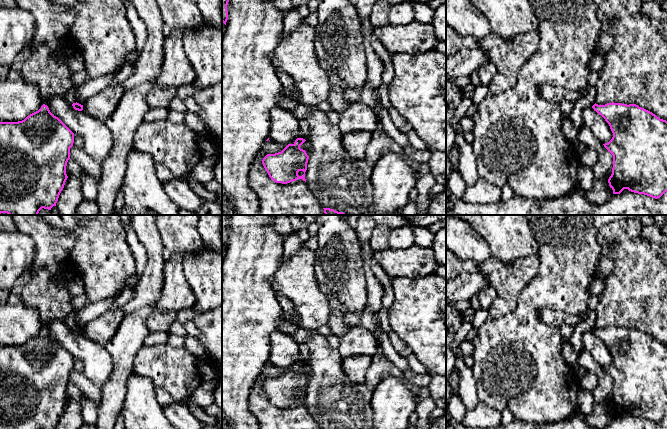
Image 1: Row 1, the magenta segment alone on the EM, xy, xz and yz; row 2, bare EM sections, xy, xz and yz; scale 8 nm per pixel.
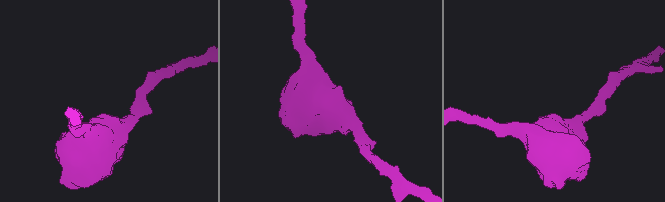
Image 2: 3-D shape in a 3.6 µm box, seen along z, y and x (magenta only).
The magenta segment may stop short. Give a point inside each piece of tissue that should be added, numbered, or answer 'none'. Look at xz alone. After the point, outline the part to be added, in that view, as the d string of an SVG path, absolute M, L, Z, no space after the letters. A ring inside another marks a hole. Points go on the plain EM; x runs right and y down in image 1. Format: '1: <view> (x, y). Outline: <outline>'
none

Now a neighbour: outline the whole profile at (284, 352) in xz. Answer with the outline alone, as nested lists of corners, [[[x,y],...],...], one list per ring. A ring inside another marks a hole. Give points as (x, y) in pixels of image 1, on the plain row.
[[[275,331],[270,336],[269,363],[291,368],[300,362],[299,345],[285,332]]]

